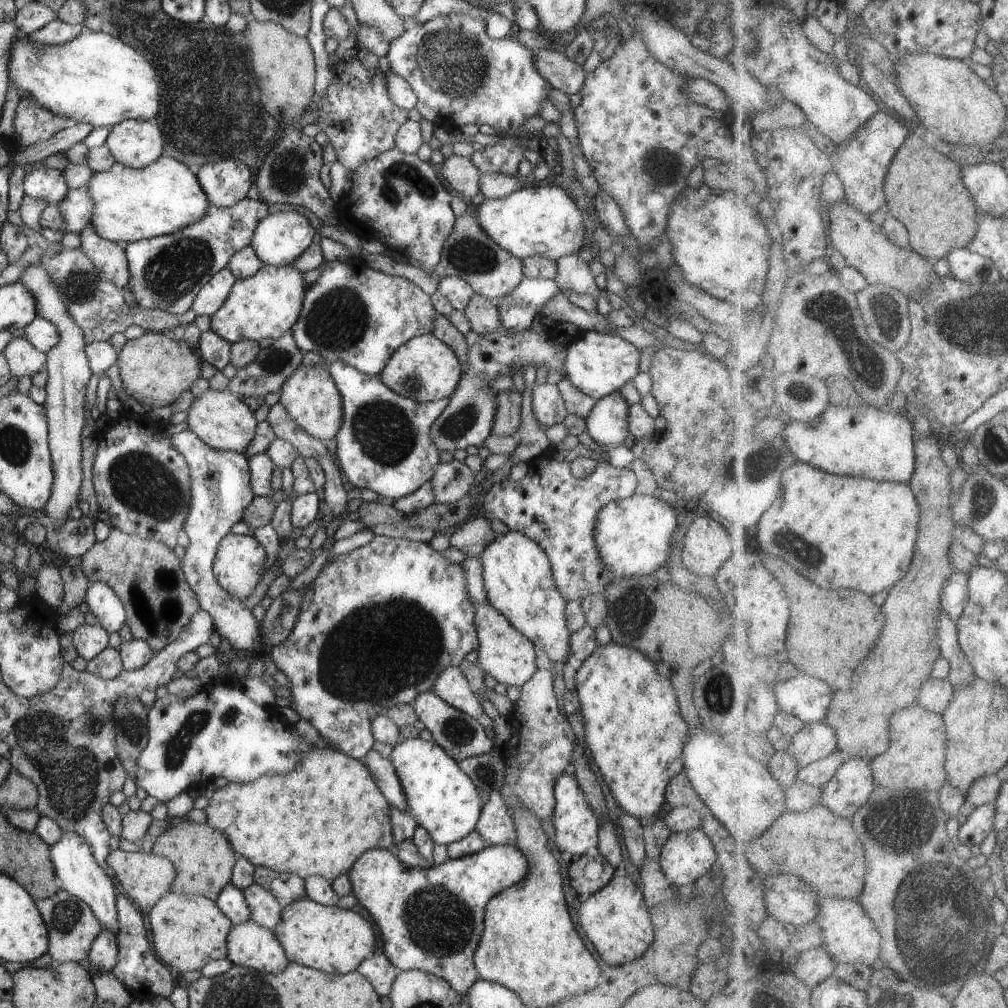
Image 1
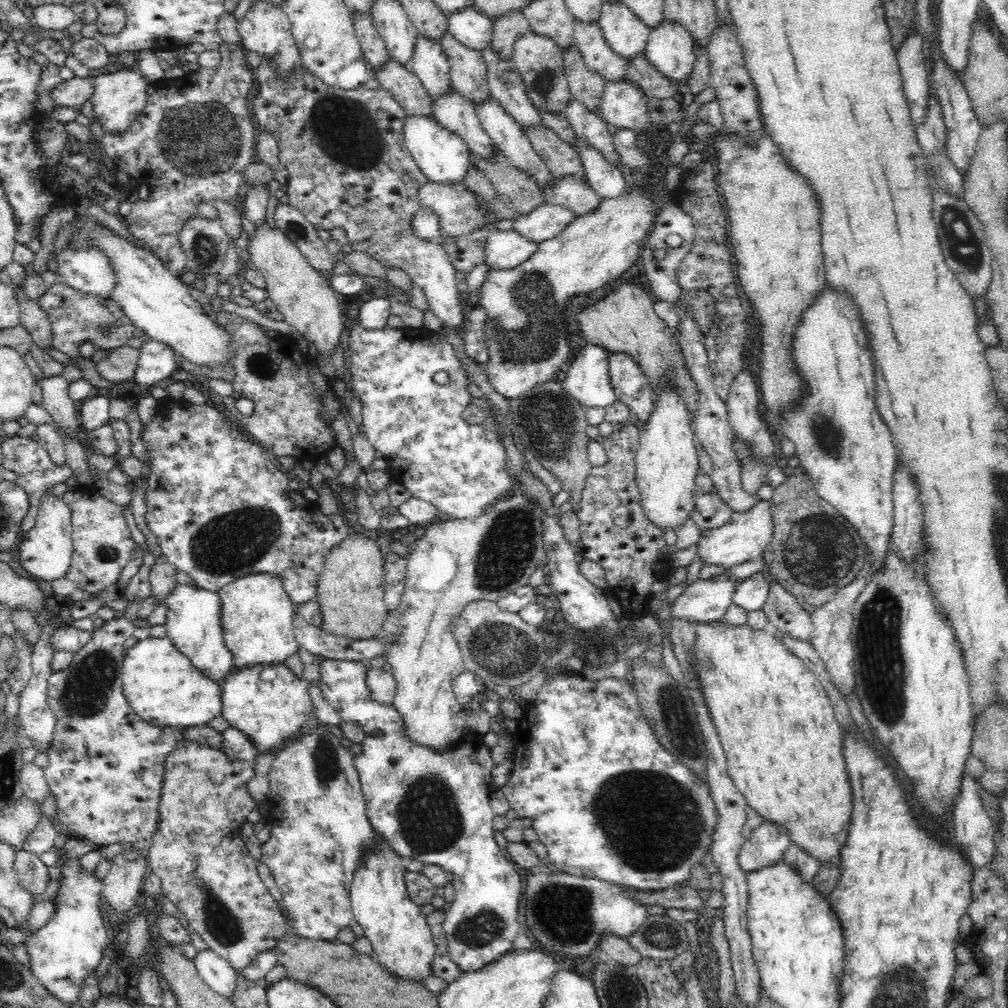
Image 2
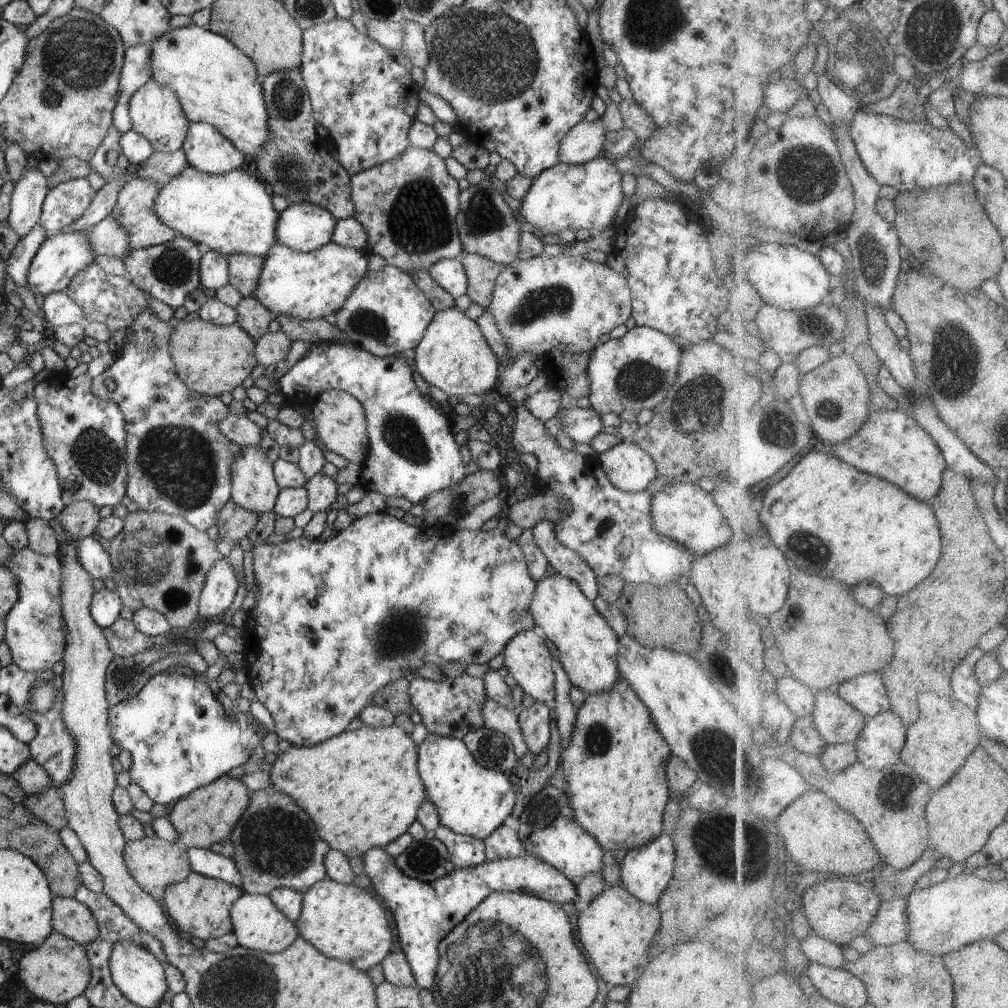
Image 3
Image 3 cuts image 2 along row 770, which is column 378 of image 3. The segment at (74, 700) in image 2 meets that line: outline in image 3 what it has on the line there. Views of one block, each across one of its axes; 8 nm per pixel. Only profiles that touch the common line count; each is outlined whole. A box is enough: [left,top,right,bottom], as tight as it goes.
[298,16,420,176]

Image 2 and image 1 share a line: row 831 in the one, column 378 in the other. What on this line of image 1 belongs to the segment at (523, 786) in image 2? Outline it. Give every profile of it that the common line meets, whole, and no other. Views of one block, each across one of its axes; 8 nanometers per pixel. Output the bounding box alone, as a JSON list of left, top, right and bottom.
[268,534,478,761]

